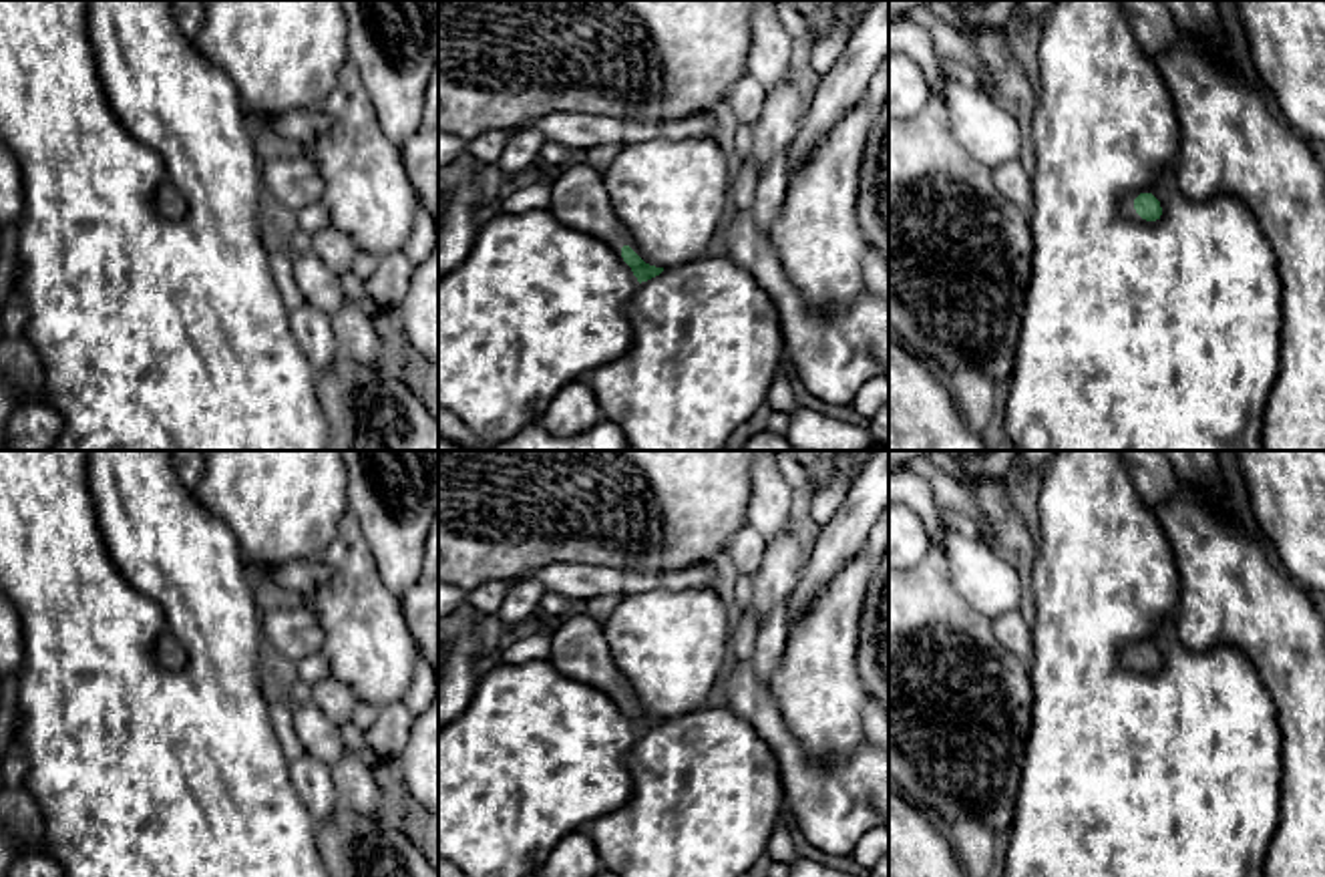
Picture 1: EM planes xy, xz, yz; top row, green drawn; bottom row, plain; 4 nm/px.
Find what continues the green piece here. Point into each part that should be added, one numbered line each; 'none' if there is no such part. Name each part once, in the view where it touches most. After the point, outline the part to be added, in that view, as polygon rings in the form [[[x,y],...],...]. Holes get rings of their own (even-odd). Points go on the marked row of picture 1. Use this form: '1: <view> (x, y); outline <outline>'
1: xz (580, 198); outline [[[587,163],[567,165],[551,185],[549,211],[563,223],[621,249],[627,229],[613,213],[605,175]]]

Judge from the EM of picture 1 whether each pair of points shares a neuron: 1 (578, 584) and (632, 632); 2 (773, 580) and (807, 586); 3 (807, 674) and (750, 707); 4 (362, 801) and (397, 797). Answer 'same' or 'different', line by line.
1: different
2: different
3: different
4: different

